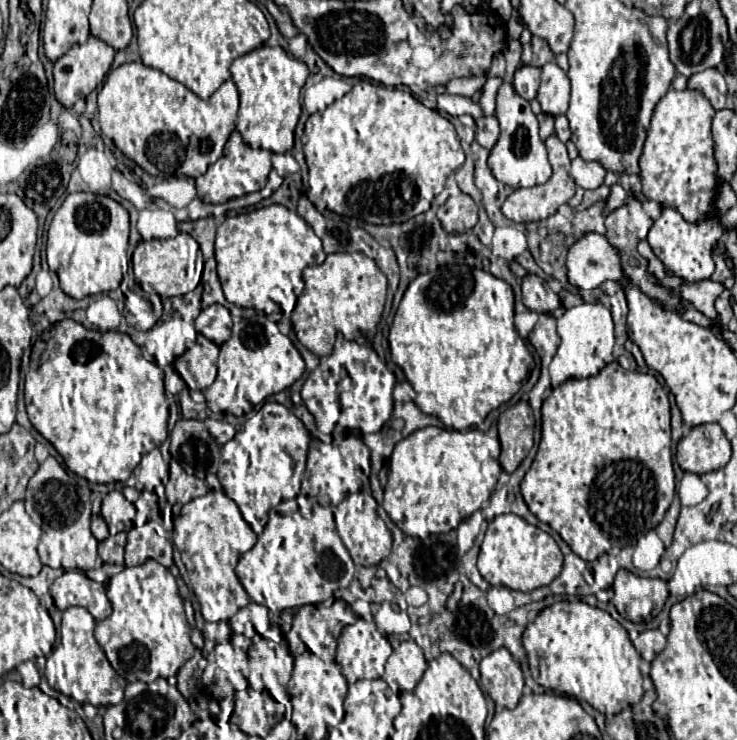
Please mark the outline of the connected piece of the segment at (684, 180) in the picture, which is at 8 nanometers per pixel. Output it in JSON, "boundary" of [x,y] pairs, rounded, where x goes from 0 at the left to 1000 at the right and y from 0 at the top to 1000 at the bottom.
{"boundary":[[[908,122],[889,143],[883,173],[867,214],[870,259],[878,270],[889,270],[897,281],[916,281],[935,303],[970,292],[970,254],[976,249],[973,222],[967,211],[965,162],[970,149],[965,138],[946,122]]]}

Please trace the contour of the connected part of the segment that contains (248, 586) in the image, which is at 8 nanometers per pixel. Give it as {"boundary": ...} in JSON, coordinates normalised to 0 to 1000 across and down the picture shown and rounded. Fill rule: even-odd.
{"boundary":[[[417,670],[389,676],[368,686],[365,705],[343,743],[324,754],[319,768],[338,808],[369,827],[433,816],[452,805],[455,797],[471,795],[482,778],[482,762],[460,730],[452,689],[438,685]]]}

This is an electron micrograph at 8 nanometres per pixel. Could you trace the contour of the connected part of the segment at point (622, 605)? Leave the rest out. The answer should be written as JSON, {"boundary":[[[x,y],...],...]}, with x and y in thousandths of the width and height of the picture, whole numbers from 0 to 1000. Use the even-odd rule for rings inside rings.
{"boundary":[[[848,768],[837,773],[829,795],[829,814],[834,816],[837,827],[856,841],[875,841],[889,835],[908,805],[902,784],[864,778]]]}

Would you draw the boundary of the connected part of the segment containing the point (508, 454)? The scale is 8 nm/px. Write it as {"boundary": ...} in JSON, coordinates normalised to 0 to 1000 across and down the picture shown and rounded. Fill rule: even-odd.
{"boundary":[[[701,543],[677,562],[677,597],[680,597],[680,632],[693,641],[723,605],[726,565],[715,543]]]}

